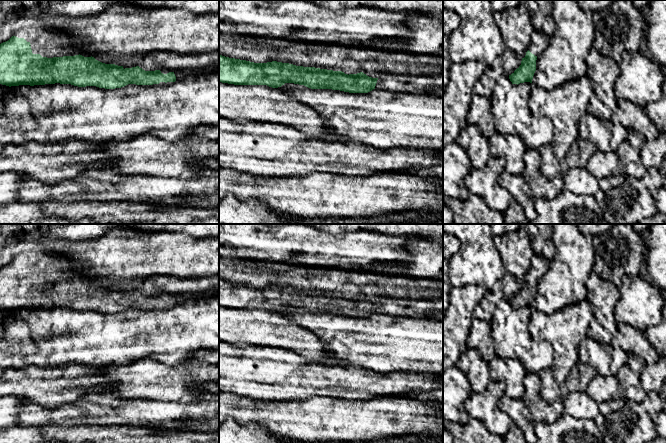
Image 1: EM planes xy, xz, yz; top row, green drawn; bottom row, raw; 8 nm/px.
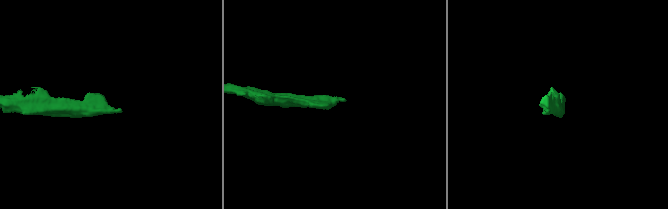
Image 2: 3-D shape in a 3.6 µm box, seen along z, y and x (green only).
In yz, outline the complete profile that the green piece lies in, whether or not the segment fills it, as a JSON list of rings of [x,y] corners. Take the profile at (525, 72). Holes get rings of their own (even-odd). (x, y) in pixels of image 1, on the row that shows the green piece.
[[[534,31],[531,35],[528,51],[522,58],[521,65],[509,75],[512,84],[520,84],[524,82],[532,83],[534,73],[536,71],[537,57],[543,53],[549,44],[549,38],[542,32]]]

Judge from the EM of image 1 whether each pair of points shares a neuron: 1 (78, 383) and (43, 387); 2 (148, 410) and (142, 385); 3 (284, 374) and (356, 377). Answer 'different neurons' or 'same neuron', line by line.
1: same neuron
2: different neurons
3: same neuron

